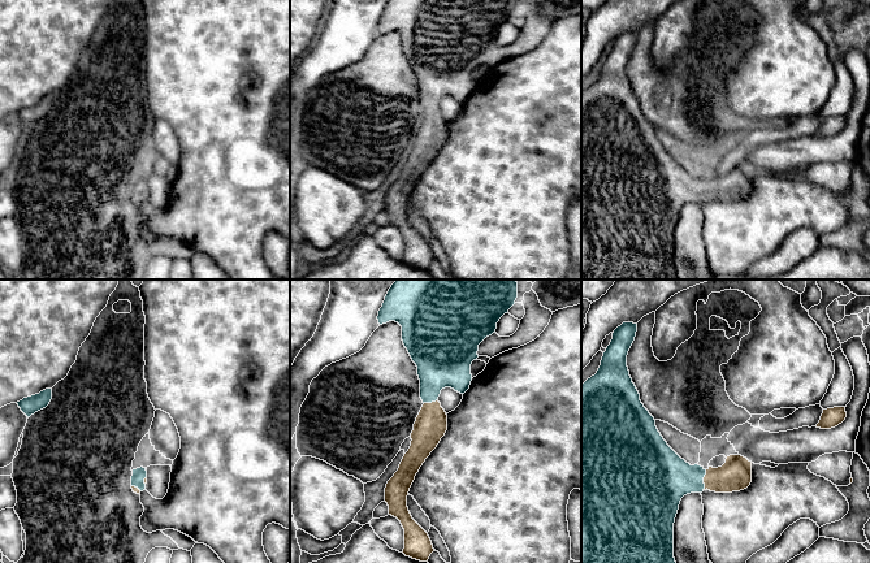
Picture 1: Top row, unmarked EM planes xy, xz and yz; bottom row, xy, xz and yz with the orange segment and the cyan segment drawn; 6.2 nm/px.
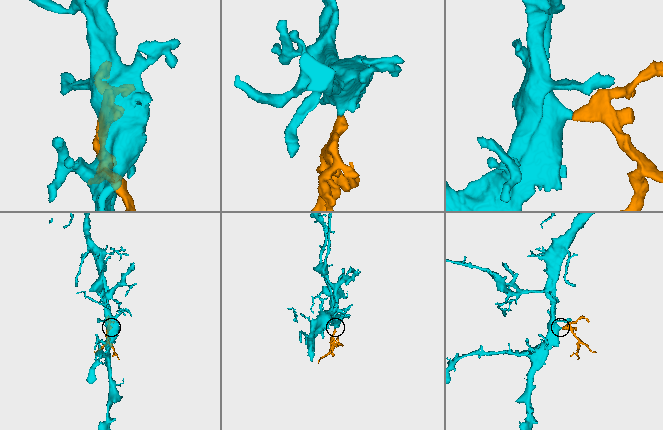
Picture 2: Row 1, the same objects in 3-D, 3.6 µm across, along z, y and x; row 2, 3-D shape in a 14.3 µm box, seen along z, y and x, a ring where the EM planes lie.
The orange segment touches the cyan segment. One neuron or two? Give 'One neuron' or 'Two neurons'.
One neuron

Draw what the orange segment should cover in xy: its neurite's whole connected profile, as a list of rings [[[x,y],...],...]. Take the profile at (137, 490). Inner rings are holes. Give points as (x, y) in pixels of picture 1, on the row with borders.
[[[140,467],[140,468],[133,469],[133,476],[131,476],[133,491],[137,494],[140,494],[143,490],[146,490],[146,484],[147,484],[146,468]]]

